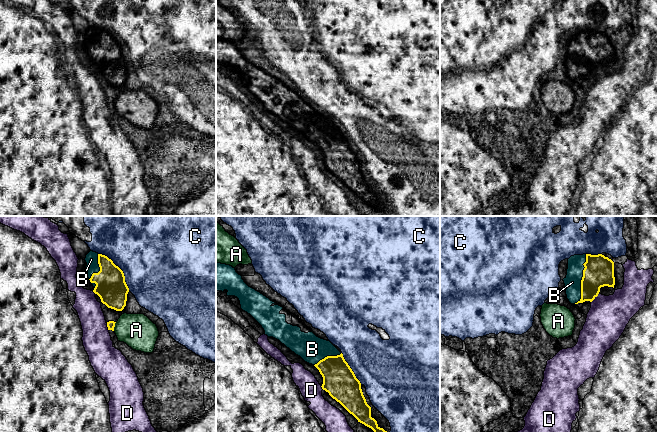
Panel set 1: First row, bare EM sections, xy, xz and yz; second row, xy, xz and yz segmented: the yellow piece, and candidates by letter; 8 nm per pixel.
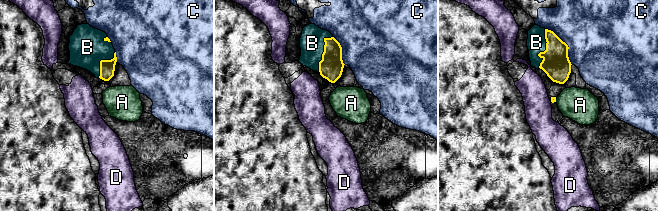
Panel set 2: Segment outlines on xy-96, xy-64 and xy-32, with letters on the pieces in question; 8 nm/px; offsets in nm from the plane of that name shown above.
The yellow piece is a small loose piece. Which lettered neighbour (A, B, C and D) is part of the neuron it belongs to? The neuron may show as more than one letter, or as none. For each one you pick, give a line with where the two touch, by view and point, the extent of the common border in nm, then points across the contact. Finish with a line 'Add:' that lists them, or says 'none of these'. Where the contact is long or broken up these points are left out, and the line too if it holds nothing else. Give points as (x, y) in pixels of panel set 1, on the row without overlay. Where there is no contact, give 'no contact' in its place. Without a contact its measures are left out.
B: yz (582, 55) | 420 nm | across yz (599, 46), (588, 49), (582, 55), (572, 58)
Add: B

